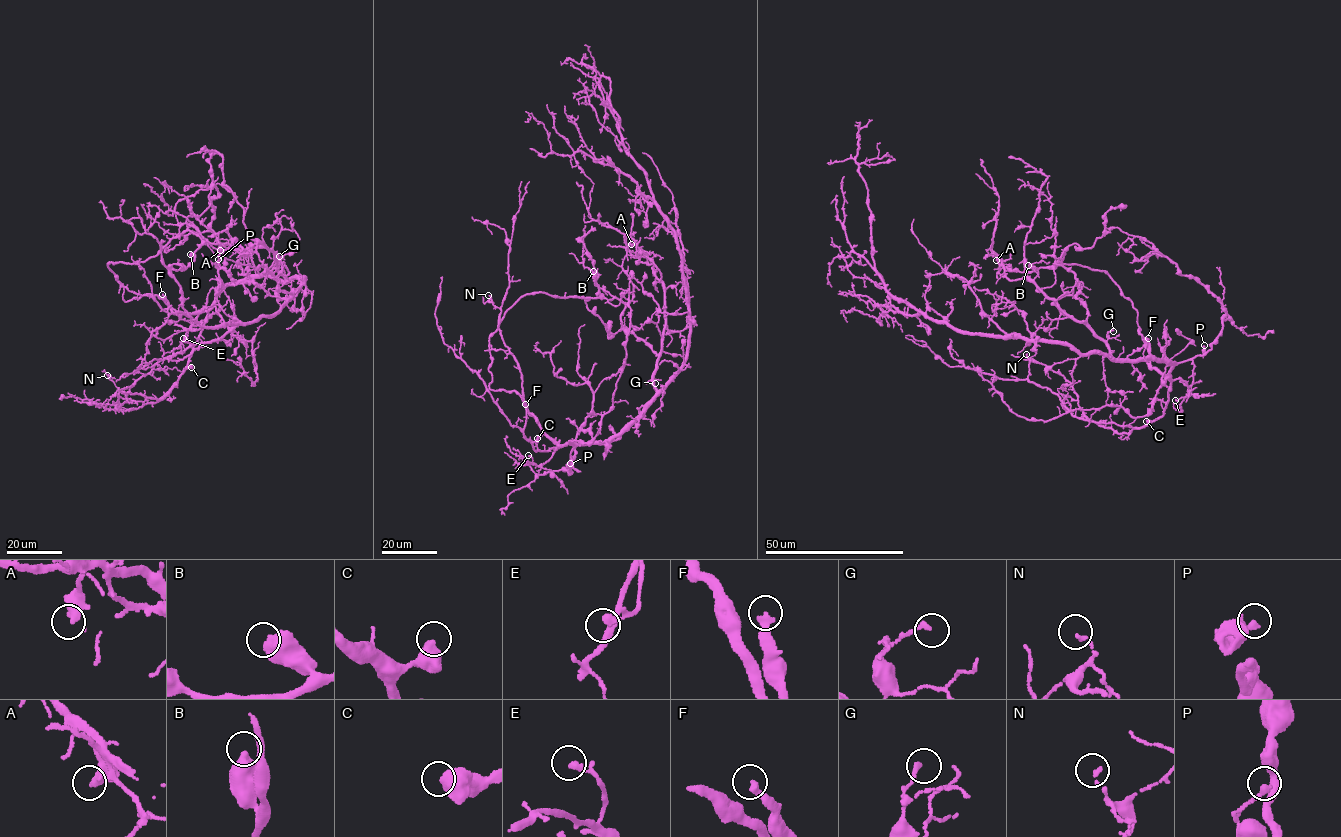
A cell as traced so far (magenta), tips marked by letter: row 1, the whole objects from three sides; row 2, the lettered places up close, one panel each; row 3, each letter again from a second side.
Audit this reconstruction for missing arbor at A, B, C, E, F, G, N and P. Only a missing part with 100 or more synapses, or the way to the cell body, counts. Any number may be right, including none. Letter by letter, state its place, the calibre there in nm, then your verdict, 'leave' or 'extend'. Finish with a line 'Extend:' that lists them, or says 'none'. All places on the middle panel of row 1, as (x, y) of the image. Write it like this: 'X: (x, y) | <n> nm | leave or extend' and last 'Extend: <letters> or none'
A: (631, 244) | 480 nm | leave
B: (593, 271) | 600 nm | leave
C: (537, 438) | 600 nm | leave
E: (528, 455) | 190 nm | leave
F: (525, 404) | 320 nm | extend
G: (655, 383) | 170 nm | leave
N: (488, 295) | 150 nm | leave
P: (570, 463) | 240 nm | leave
Extend: F

